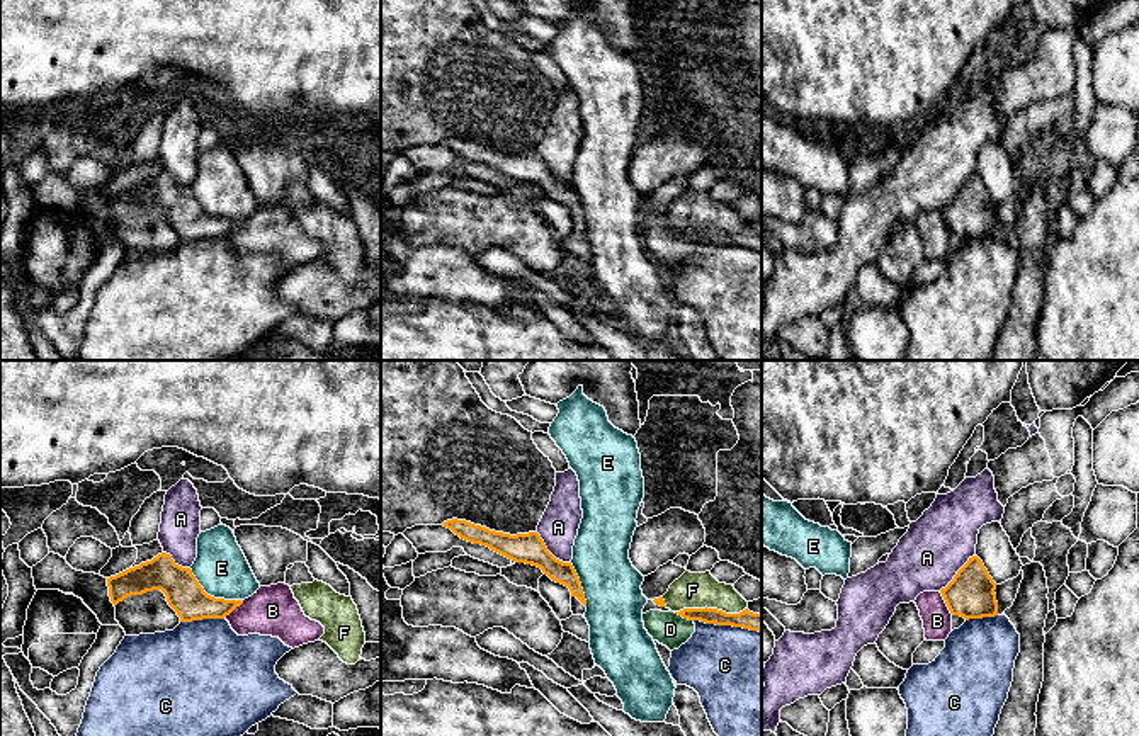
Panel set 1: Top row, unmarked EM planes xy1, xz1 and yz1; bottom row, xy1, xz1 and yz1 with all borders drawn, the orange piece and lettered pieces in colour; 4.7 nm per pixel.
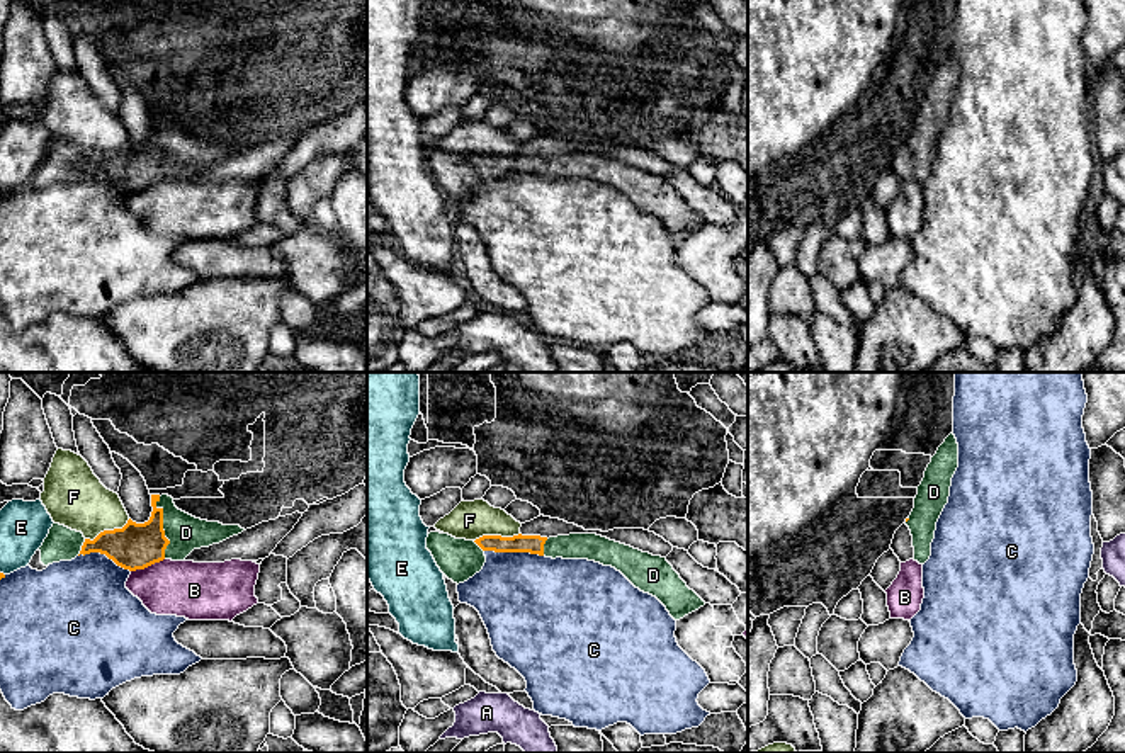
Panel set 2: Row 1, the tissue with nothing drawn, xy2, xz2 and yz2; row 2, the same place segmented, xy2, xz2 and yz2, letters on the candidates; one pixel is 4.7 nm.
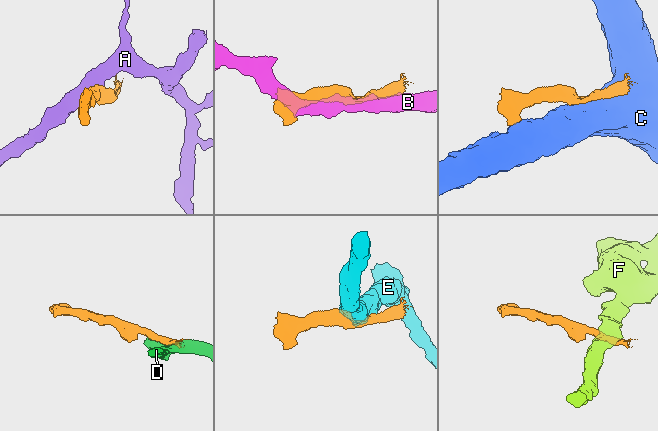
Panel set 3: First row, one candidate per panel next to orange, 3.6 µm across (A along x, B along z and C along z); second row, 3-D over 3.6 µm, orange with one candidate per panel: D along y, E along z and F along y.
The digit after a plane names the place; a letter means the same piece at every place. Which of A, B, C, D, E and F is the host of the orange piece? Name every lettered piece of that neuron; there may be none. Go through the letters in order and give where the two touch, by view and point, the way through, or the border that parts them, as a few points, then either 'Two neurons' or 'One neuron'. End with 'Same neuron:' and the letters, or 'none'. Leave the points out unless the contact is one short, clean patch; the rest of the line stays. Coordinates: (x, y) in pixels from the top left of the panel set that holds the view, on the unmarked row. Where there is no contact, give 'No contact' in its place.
A: Touches orange at xz1 (548, 170). Boundary: xz1 (536, 150), (556, 177), (570, 182). Two neurons
B: Touches orange at xy2 (146, 186). Two neurons
C: Touches orange at xz1 (728, 243). Two neurons
D: Touches orange at xy2 (162, 147). One neuron
E: Touches orange at xy1 (213, 216). Boundary: xy1 (189, 187), (208, 213), (242, 220). Two neurons
F: Touches orange at xz1 (709, 228). Boundary: xz1 (745, 226), (738, 232), (706, 226), (684, 226), (675, 232). Two neurons
Same neuron: D

